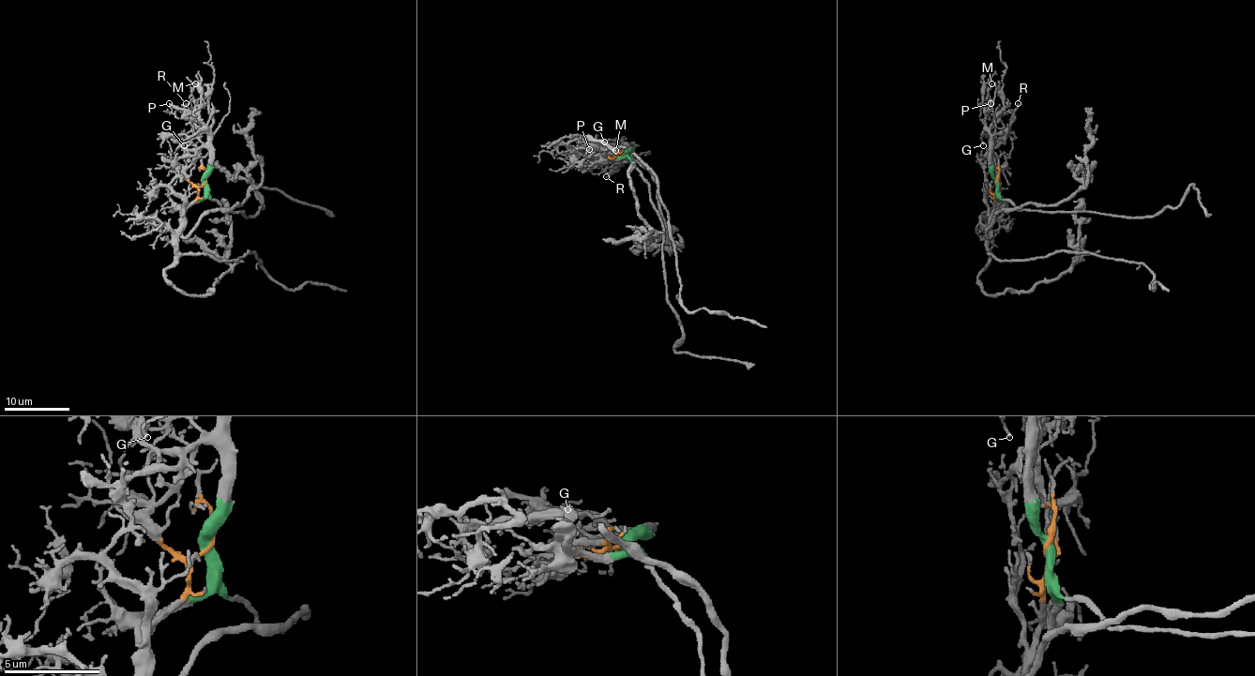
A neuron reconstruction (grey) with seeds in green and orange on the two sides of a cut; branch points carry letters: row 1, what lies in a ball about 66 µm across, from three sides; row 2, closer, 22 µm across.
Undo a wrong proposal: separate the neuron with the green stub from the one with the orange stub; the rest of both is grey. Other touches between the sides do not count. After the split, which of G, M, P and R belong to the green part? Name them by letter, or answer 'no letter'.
G, M, P, R

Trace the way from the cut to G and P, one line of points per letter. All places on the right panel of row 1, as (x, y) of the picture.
G: (997, 183), (991, 170), (990, 136), (986, 130), (980, 141), (984, 145)
P: (997, 183), (991, 170), (990, 130), (986, 126), (990, 103)

